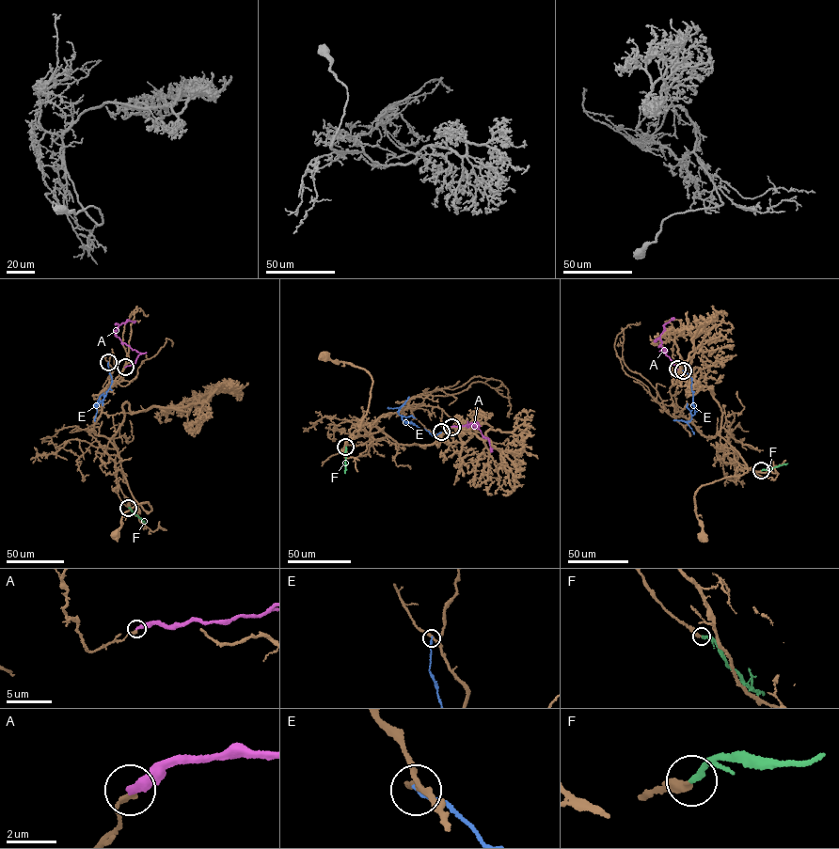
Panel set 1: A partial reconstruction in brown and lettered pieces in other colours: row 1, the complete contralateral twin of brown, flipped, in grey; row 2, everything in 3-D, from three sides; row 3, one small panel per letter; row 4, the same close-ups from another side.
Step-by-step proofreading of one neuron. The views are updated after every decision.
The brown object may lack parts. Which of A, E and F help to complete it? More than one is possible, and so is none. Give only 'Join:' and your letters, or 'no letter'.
Join: F

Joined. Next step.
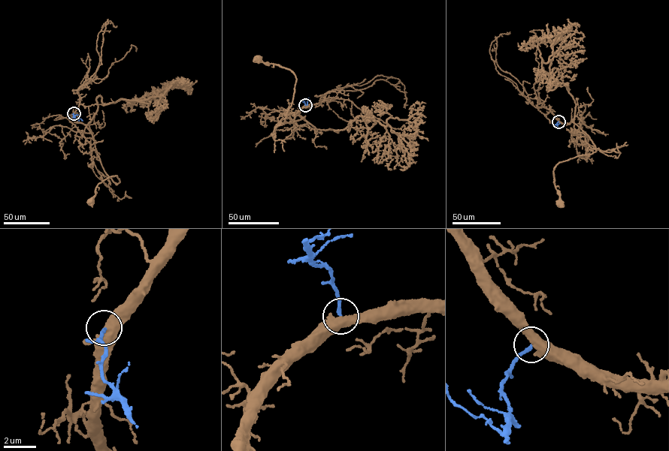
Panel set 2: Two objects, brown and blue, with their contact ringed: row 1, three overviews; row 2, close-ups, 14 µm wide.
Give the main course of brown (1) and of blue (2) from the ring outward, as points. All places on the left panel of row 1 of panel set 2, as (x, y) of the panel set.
1: (74, 113), (74, 120), (93, 137), (104, 170), (119, 181), (116, 175), (104, 179), (91, 201)
2: (74, 113), (74, 118), (78, 120), (79, 118), (83, 121)

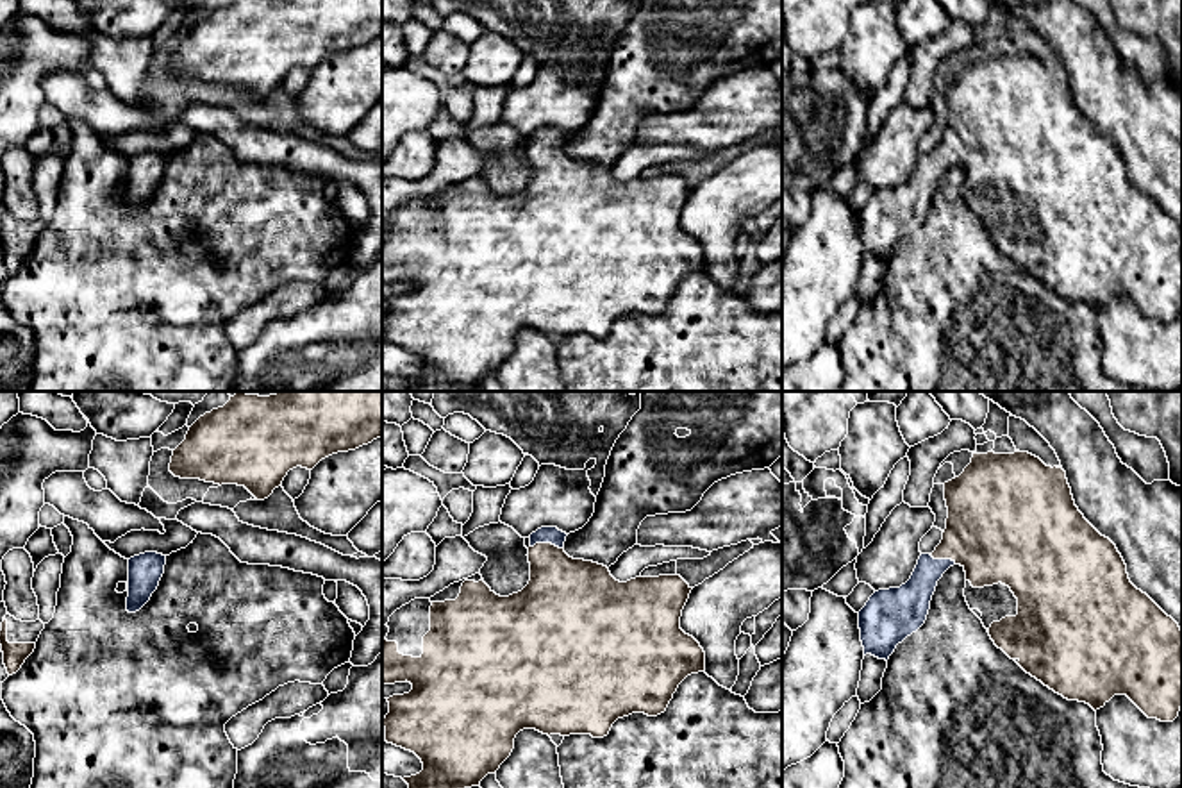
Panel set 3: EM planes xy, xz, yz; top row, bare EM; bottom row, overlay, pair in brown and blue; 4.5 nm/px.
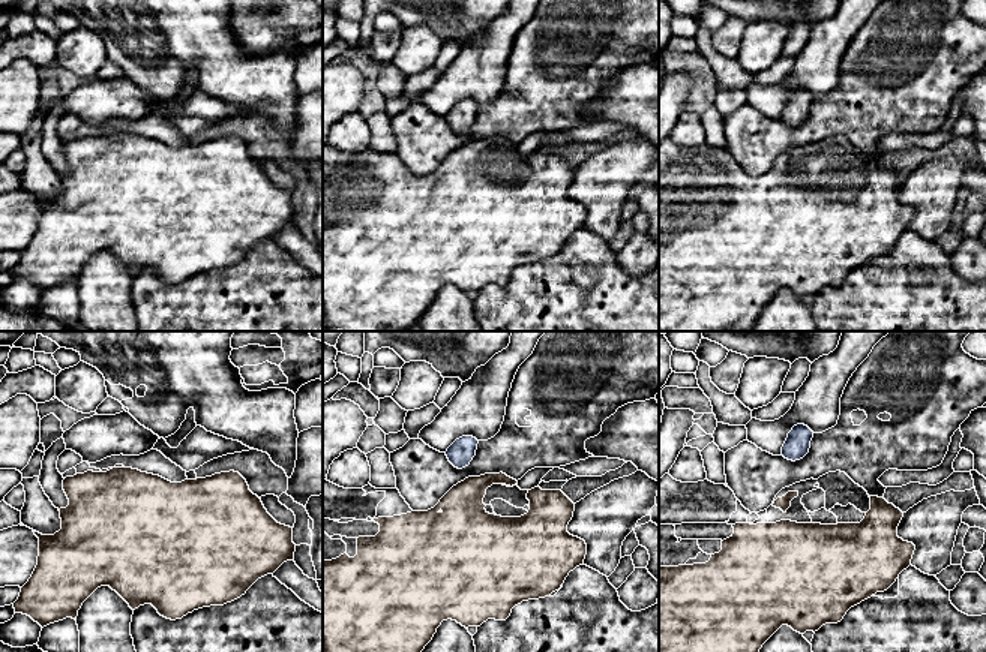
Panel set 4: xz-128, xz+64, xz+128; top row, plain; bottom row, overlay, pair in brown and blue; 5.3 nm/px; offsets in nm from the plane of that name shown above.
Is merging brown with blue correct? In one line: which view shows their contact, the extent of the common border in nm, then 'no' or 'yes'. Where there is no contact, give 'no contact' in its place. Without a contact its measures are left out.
contact in xz; length 140 nm; yes

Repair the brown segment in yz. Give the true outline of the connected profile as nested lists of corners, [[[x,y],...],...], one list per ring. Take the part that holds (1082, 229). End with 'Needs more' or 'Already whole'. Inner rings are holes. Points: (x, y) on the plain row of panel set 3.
[[[1020,50],[1014,54],[975,52],[964,71],[959,77],[945,82],[945,100],[948,107],[946,129],[936,150],[932,154],[920,155],[918,164],[905,184],[900,188],[875,191],[866,205],[859,211],[859,229],[864,256],[871,254],[887,261],[896,245],[925,223],[932,195],[943,173],[950,166],[961,164],[966,172],[964,197],[970,209],[978,209],[982,213],[980,220],[995,245],[1002,248],[1011,259],[1016,259],[1027,273],[1041,281],[1045,286],[1068,300],[1086,302],[1095,311],[1103,307],[1114,295],[1127,295],[1148,318],[1173,322],[1178,316],[1182,307],[1182,229],[1146,193],[1130,182],[1127,164],[1116,145],[1109,138],[1102,136],[1075,105],[1066,71],[1062,68],[1046,66],[1039,57]]]. Needs more

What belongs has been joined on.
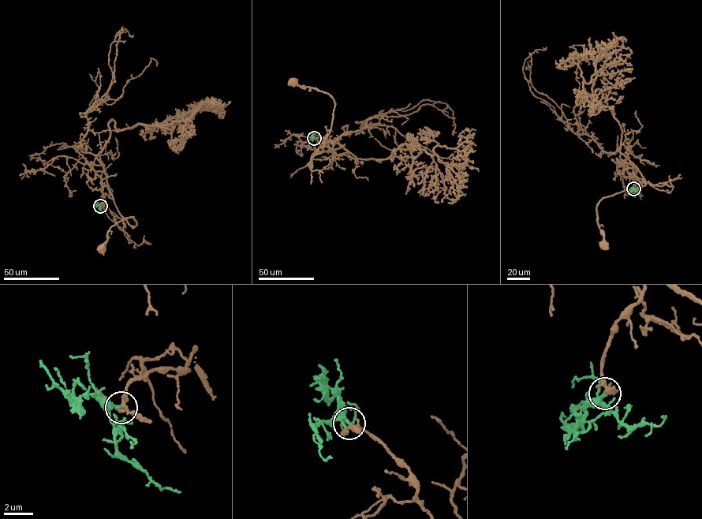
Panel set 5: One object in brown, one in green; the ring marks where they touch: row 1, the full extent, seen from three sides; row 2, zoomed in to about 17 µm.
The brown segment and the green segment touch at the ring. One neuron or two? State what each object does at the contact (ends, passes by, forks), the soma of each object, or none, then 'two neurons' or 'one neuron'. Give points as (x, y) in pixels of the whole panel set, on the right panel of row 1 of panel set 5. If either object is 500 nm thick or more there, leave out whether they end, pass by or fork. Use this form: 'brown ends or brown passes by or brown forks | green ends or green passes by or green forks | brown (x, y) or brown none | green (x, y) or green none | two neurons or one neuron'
brown forks | green ends | brown (603, 244) | green none | one neuron

